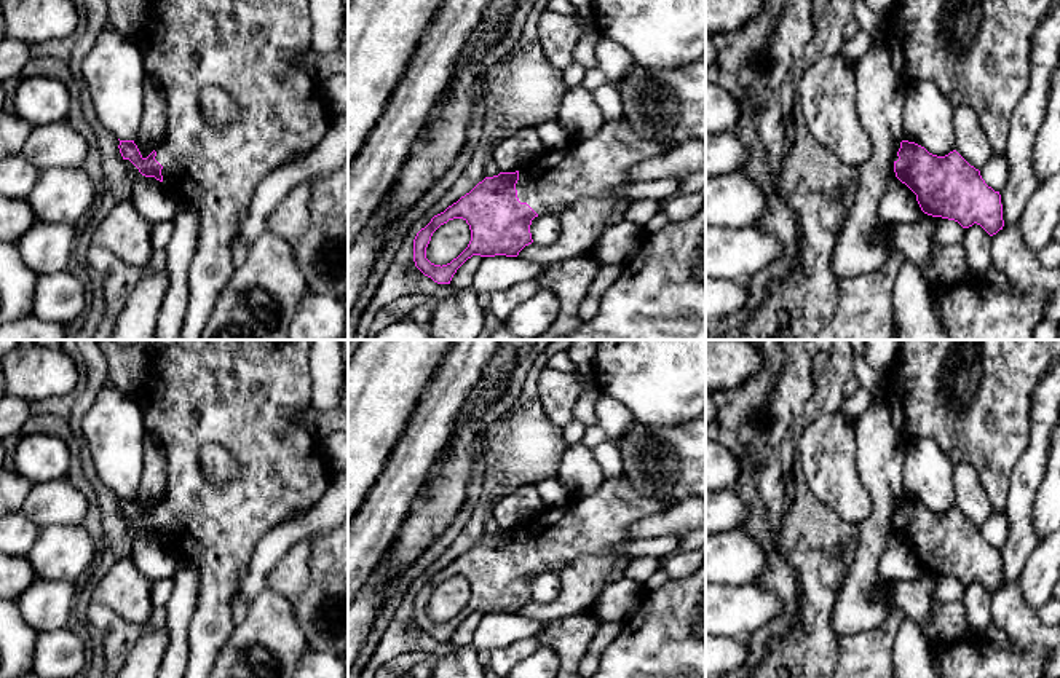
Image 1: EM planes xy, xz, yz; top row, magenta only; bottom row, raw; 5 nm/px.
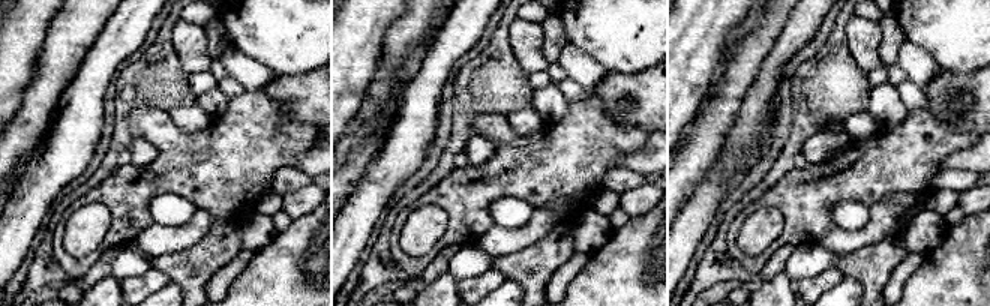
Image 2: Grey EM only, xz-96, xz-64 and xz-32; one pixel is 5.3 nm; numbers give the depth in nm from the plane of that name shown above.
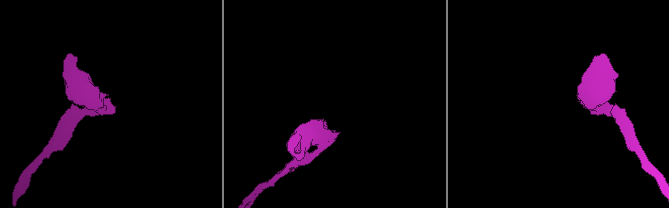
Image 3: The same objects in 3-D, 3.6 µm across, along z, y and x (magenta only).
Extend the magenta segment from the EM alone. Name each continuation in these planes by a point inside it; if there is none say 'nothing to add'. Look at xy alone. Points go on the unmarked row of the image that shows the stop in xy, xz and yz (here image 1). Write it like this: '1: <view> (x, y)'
1: xy (245, 394)

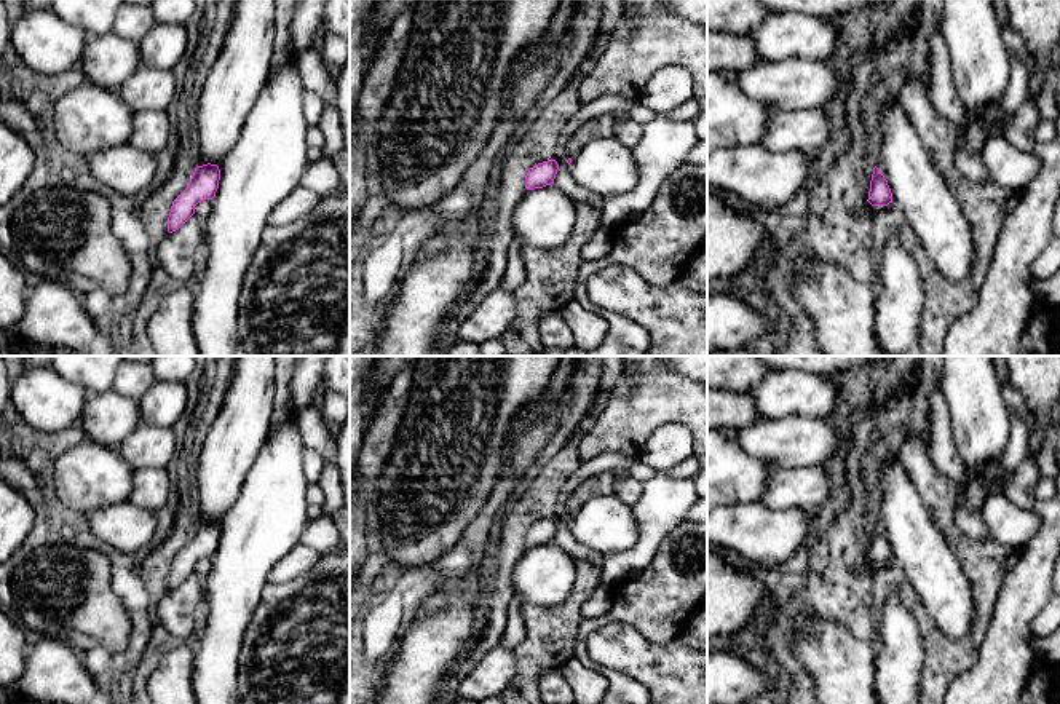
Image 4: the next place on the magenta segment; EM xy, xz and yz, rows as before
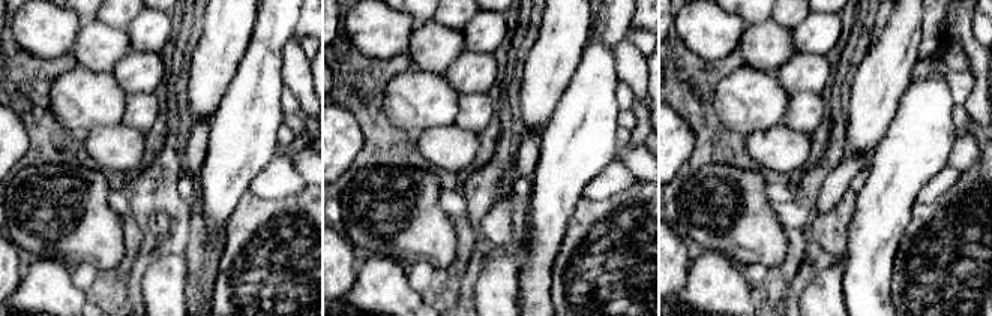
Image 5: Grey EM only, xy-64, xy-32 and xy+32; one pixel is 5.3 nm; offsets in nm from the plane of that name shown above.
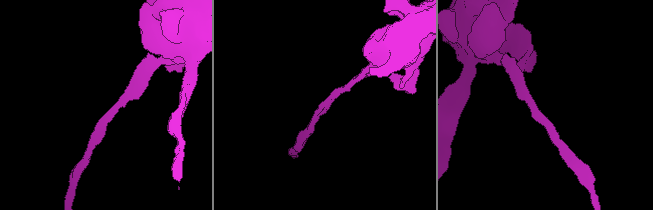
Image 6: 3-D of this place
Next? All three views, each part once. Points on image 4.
nothing to add

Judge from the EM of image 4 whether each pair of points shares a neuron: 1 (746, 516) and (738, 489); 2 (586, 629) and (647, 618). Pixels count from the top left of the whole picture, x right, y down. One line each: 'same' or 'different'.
1: different
2: same

